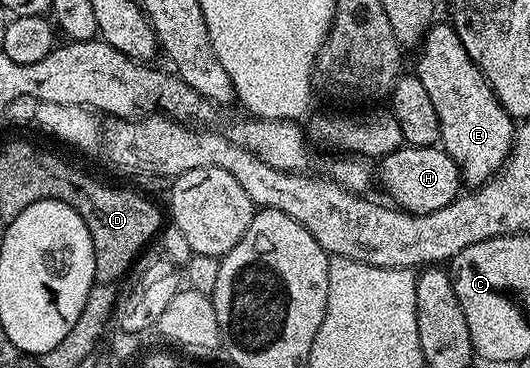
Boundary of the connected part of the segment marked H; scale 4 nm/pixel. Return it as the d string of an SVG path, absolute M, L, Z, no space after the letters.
M401 146L387 156L381 157L376 168L376 180L382 183L382 188L391 196L393 203L403 212L432 214L432 210L444 210L463 191L464 184L460 179L460 169L454 159L442 147L411 148Z

